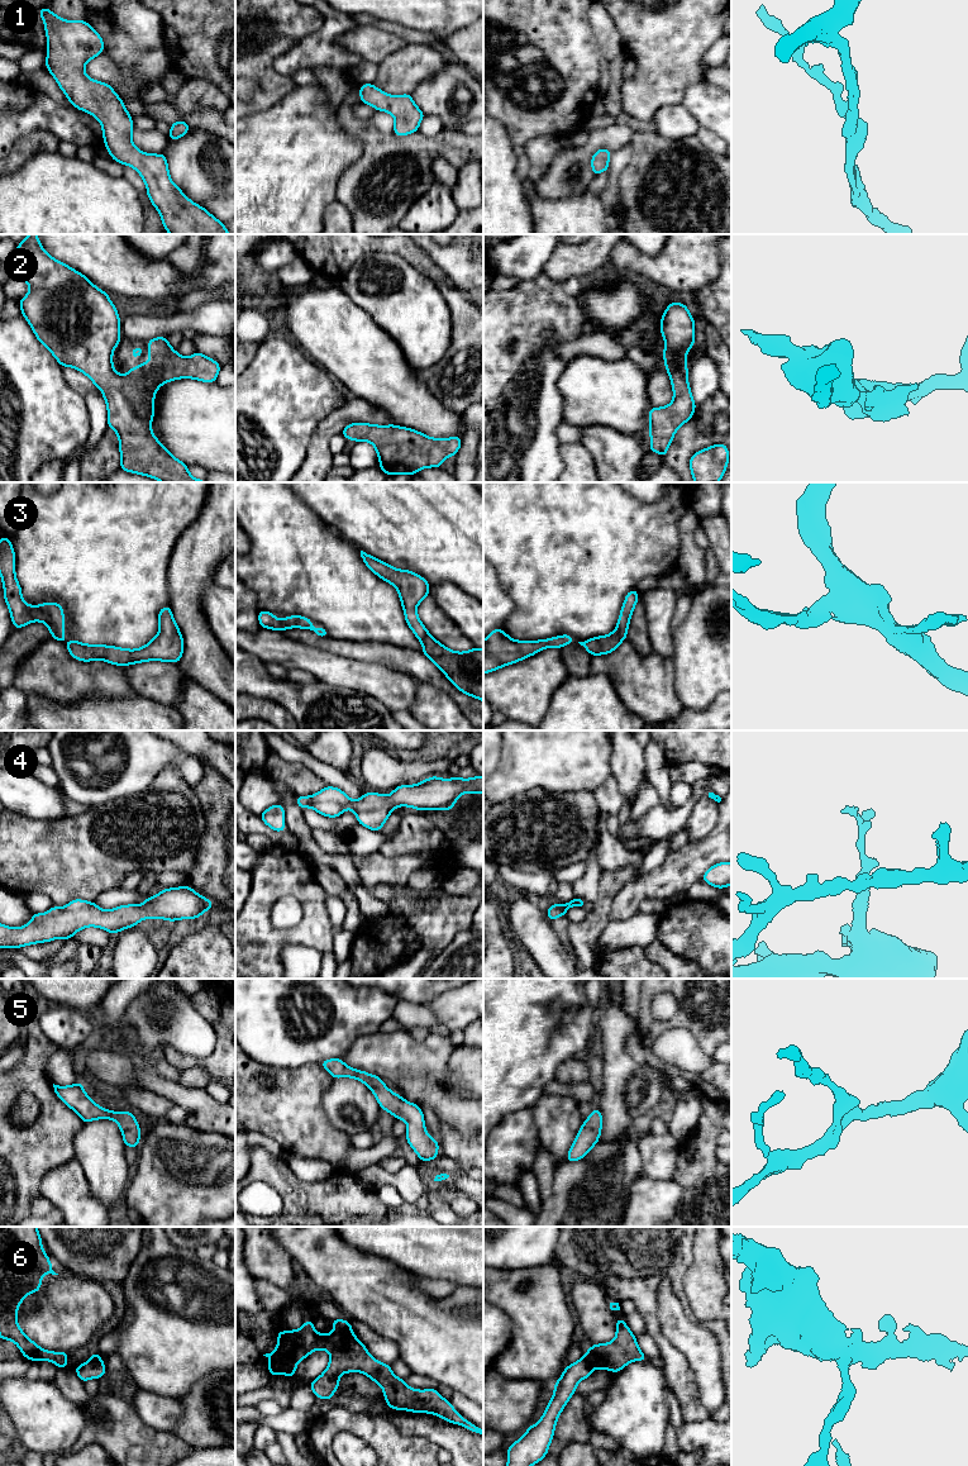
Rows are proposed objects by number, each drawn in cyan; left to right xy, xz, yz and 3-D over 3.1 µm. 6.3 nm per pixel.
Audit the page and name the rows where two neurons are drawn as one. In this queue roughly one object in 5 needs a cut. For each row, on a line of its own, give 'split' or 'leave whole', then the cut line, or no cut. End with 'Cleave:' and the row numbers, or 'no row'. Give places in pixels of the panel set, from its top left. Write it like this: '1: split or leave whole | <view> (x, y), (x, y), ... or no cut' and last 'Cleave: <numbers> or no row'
1: leave whole | no cut
2: leave whole | no cut
3: leave whole | no cut
4: leave whole | no cut
5: leave whole | no cut
6: split | xz (335, 1329), (351, 1331)
Cleave: 6

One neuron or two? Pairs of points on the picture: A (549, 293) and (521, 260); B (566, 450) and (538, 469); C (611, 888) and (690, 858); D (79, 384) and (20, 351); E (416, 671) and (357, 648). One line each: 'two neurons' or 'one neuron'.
A: two neurons
B: two neurons
C: two neurons
D: two neurons
E: one neuron

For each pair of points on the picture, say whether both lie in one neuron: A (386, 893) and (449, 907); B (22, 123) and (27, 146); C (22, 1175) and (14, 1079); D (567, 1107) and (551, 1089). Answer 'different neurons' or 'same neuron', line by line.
A: same neuron
B: different neurons
C: same neuron
D: different neurons

